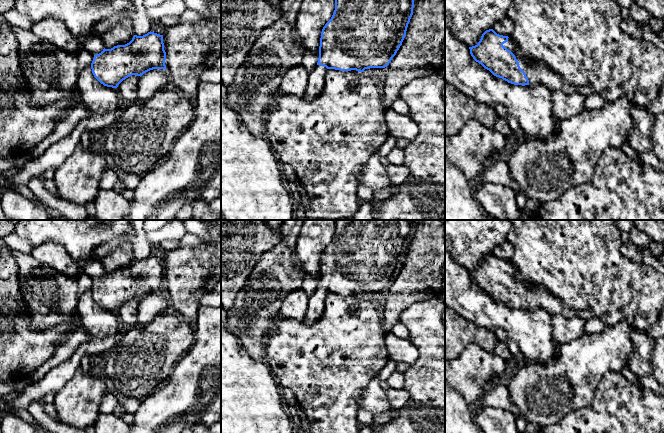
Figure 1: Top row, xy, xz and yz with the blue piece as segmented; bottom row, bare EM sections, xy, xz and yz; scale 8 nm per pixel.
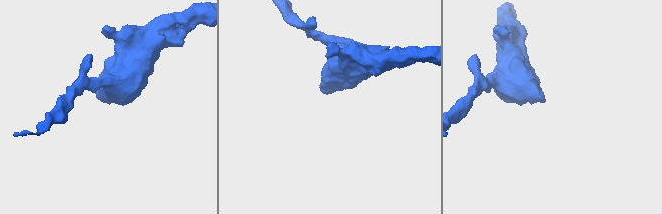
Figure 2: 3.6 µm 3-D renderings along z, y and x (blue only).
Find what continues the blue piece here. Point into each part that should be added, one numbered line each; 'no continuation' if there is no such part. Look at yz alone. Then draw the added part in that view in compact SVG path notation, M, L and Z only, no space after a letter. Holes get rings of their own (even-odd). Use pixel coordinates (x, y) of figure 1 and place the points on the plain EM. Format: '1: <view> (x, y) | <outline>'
1: yz (535, 297) | M511 262L503 268L508 274L510 274L519 286L520 292L525 296L529 309L544 307L549 314L561 314L567 318L581 318L585 321L595 317L594 313L589 310L573 311L565 307L560 299L553 295L547 295L543 290L539 288L530 288L524 284L517 277L517 270Z

